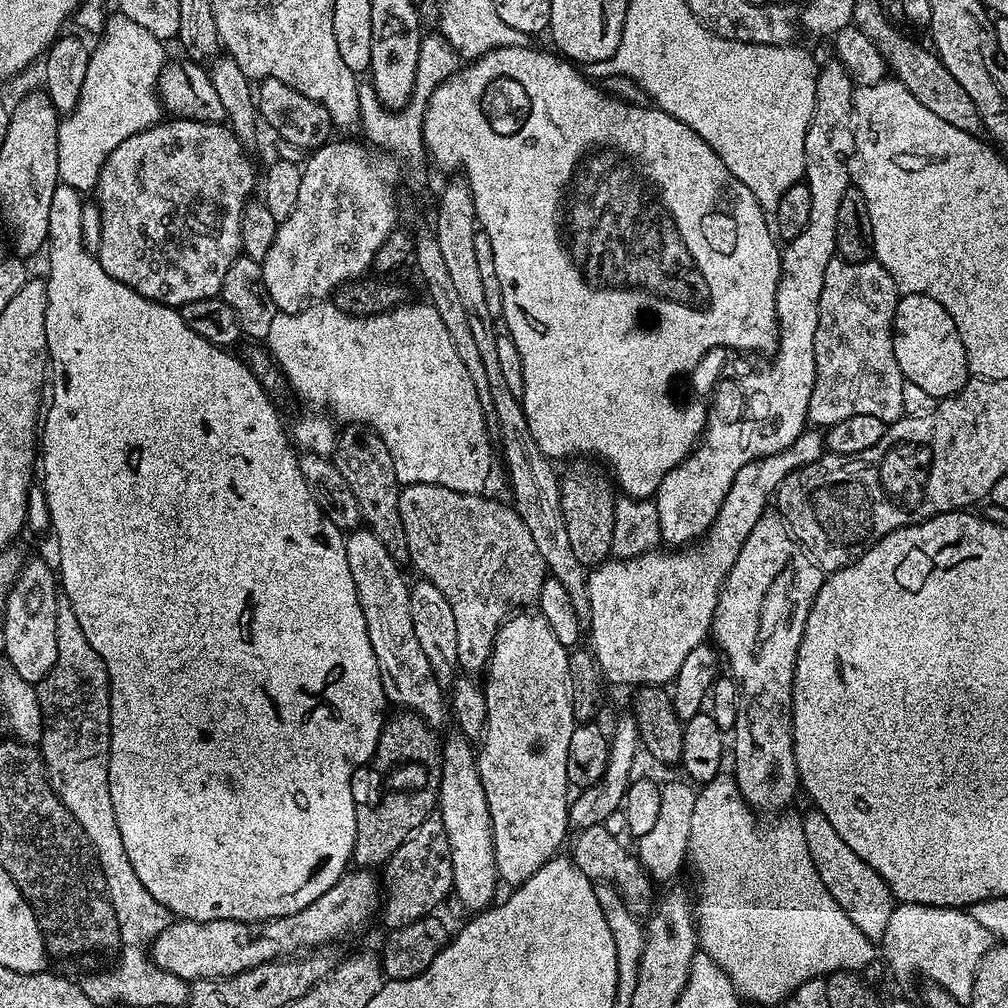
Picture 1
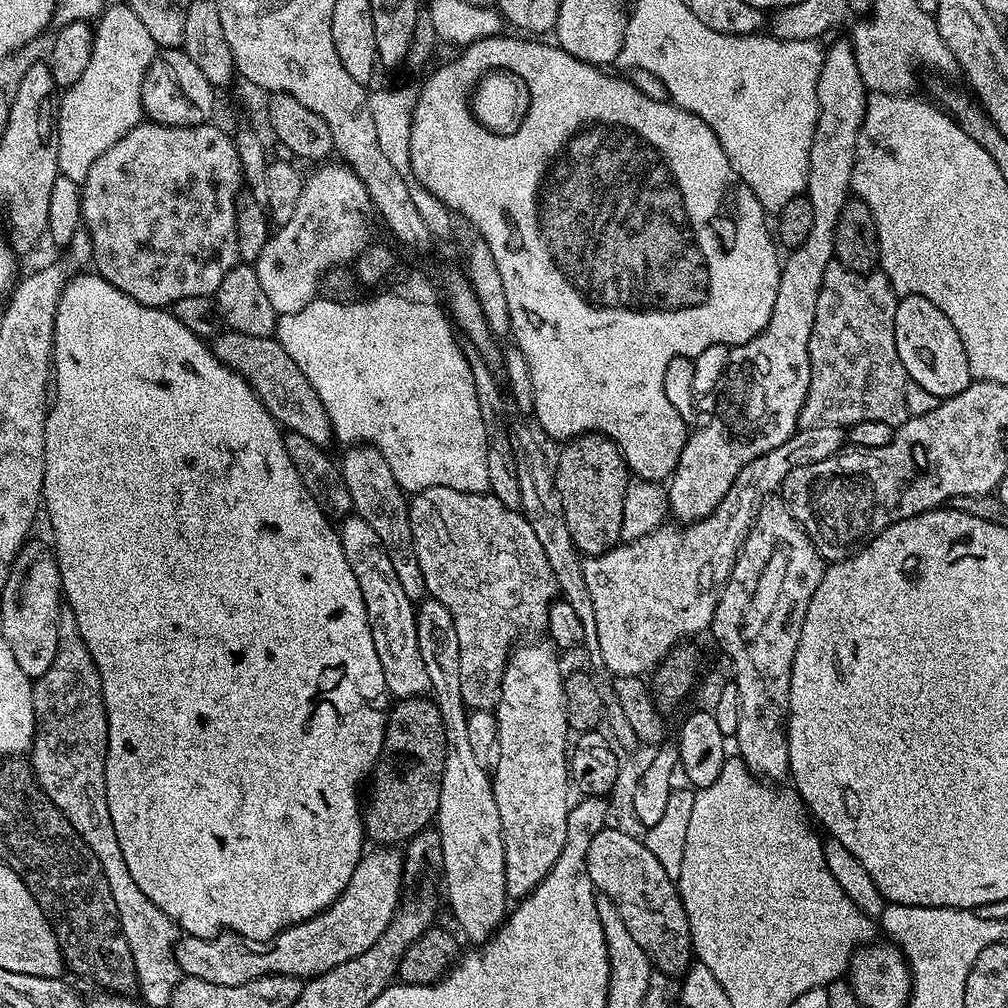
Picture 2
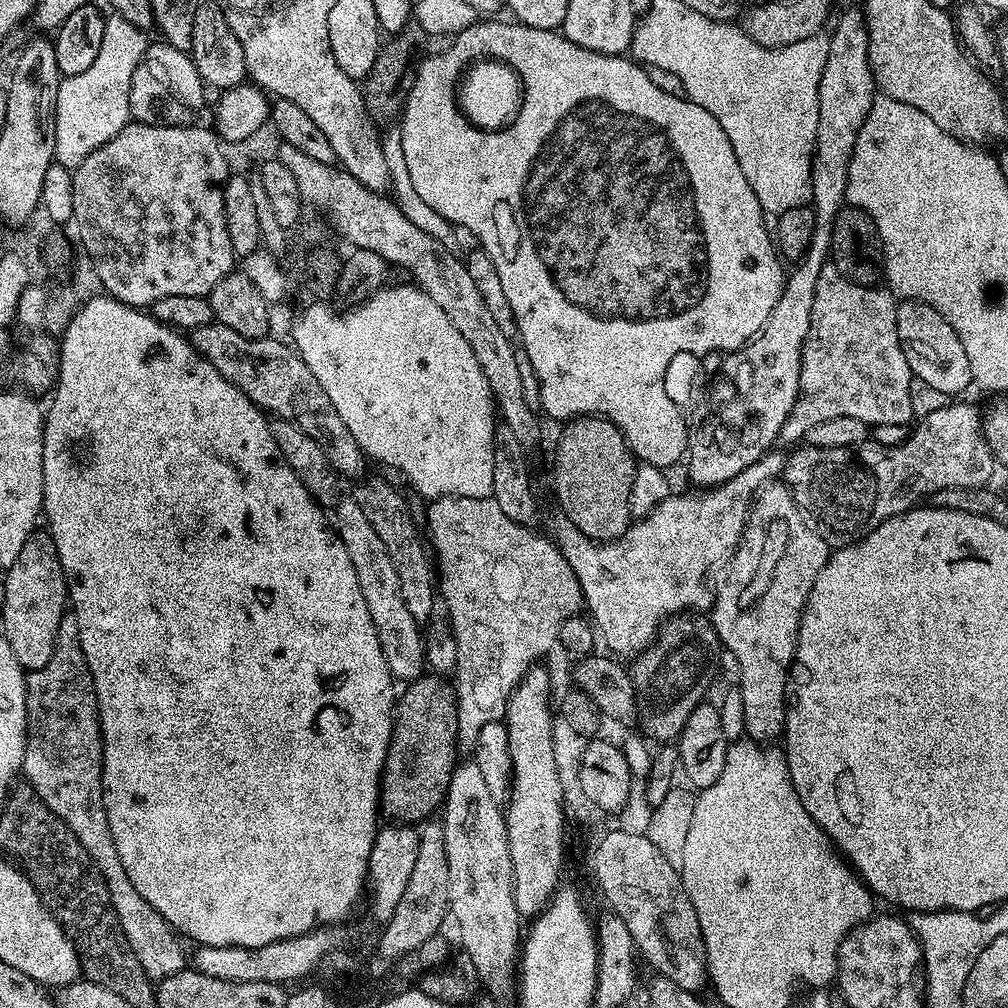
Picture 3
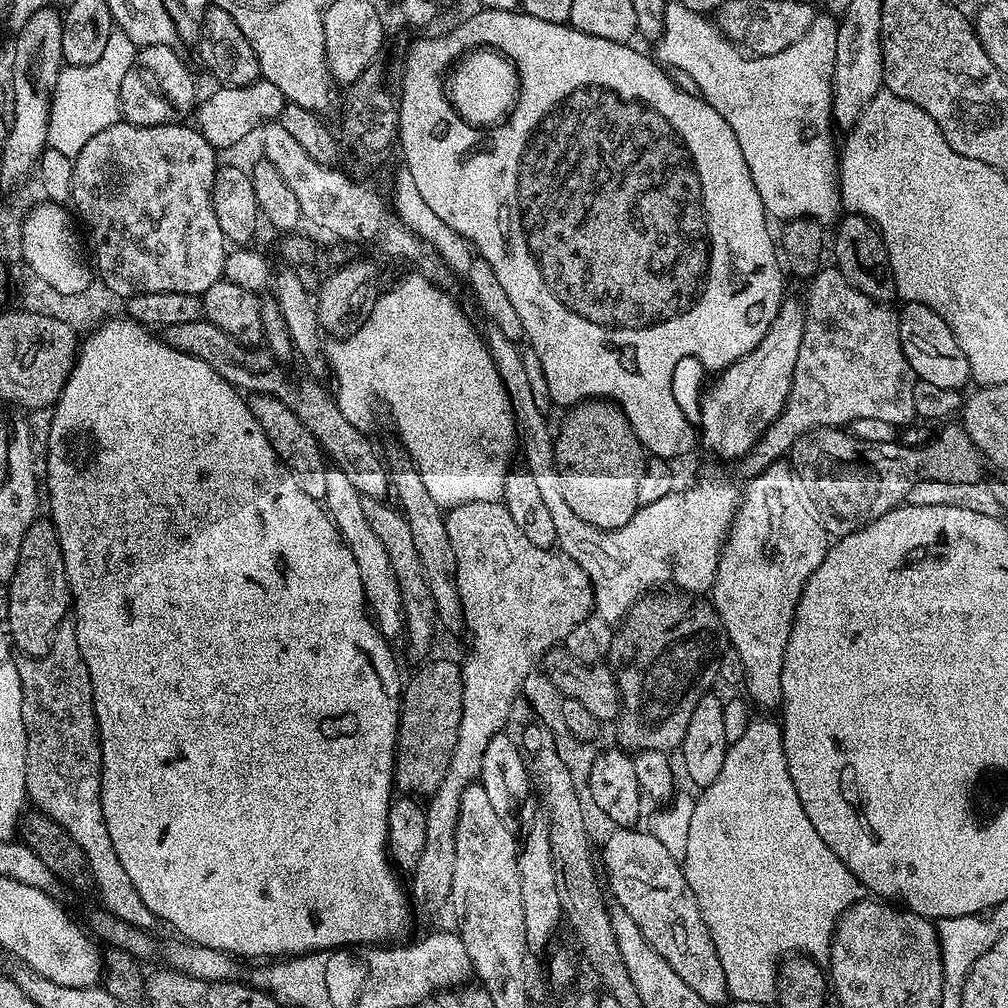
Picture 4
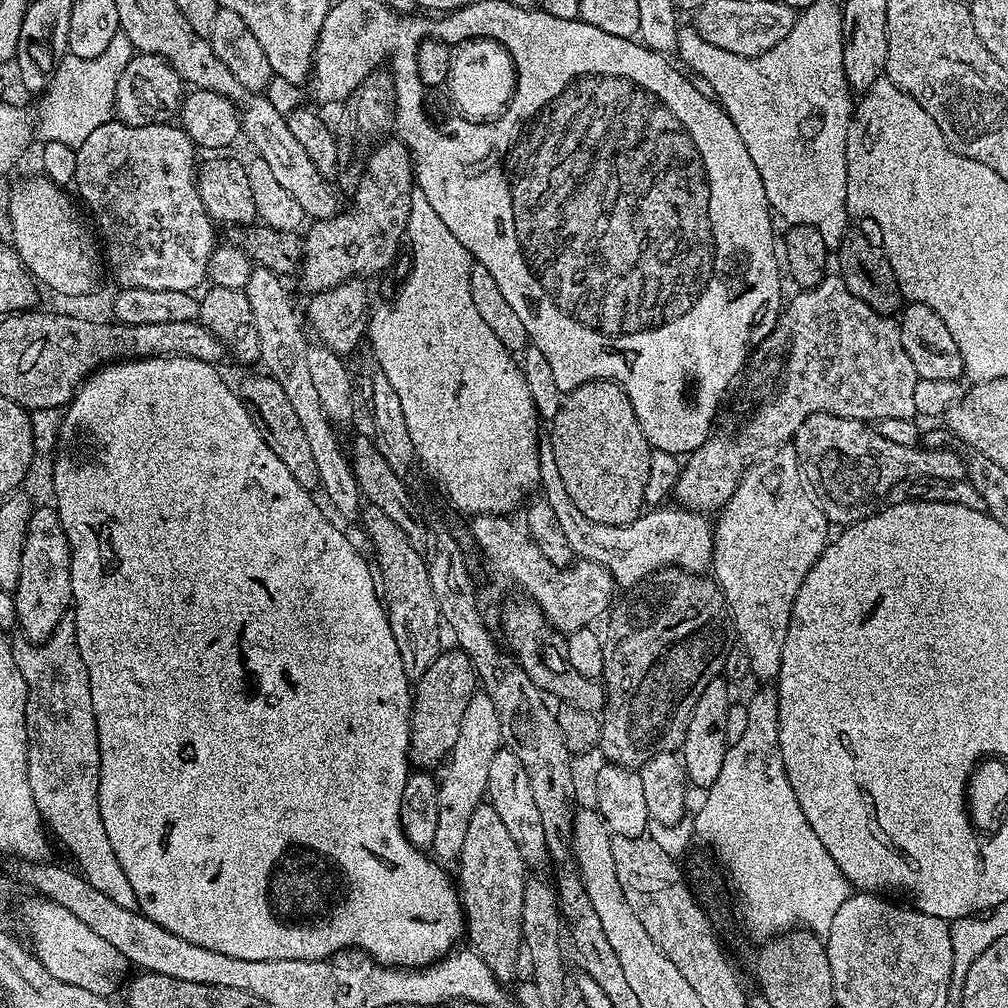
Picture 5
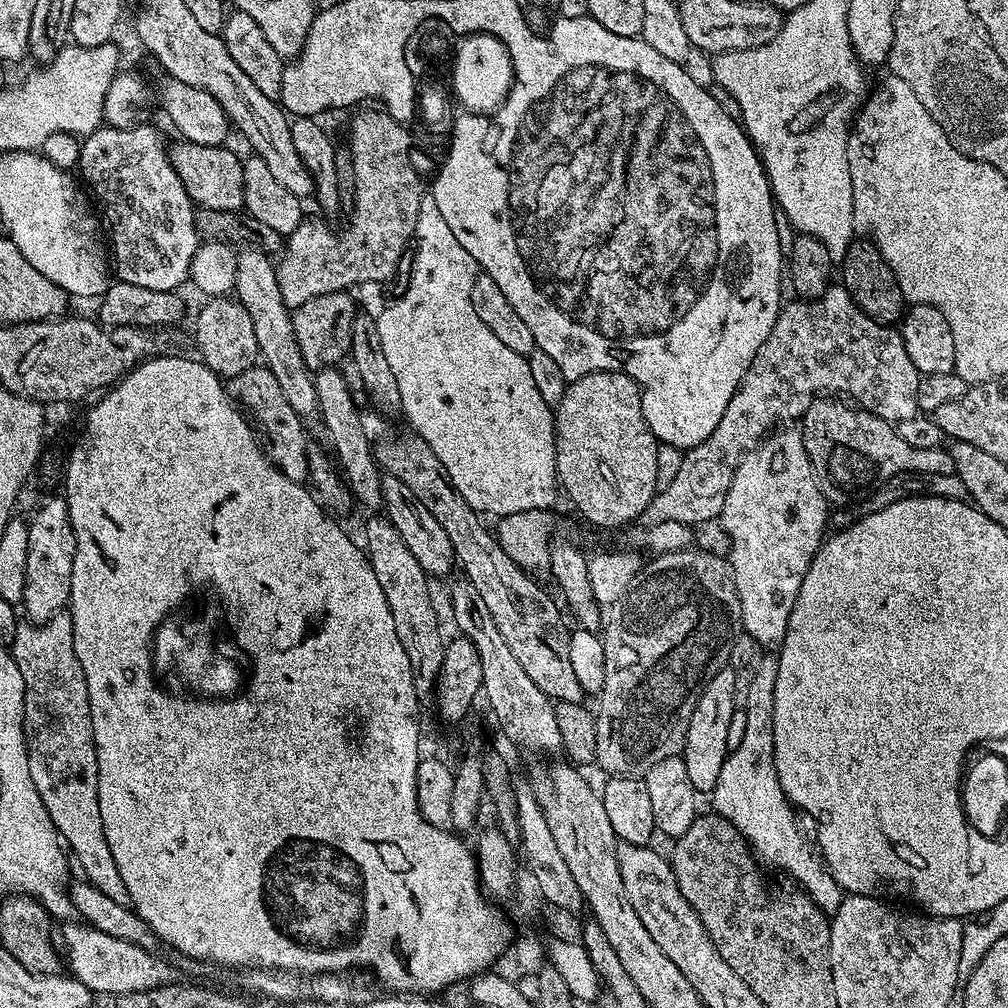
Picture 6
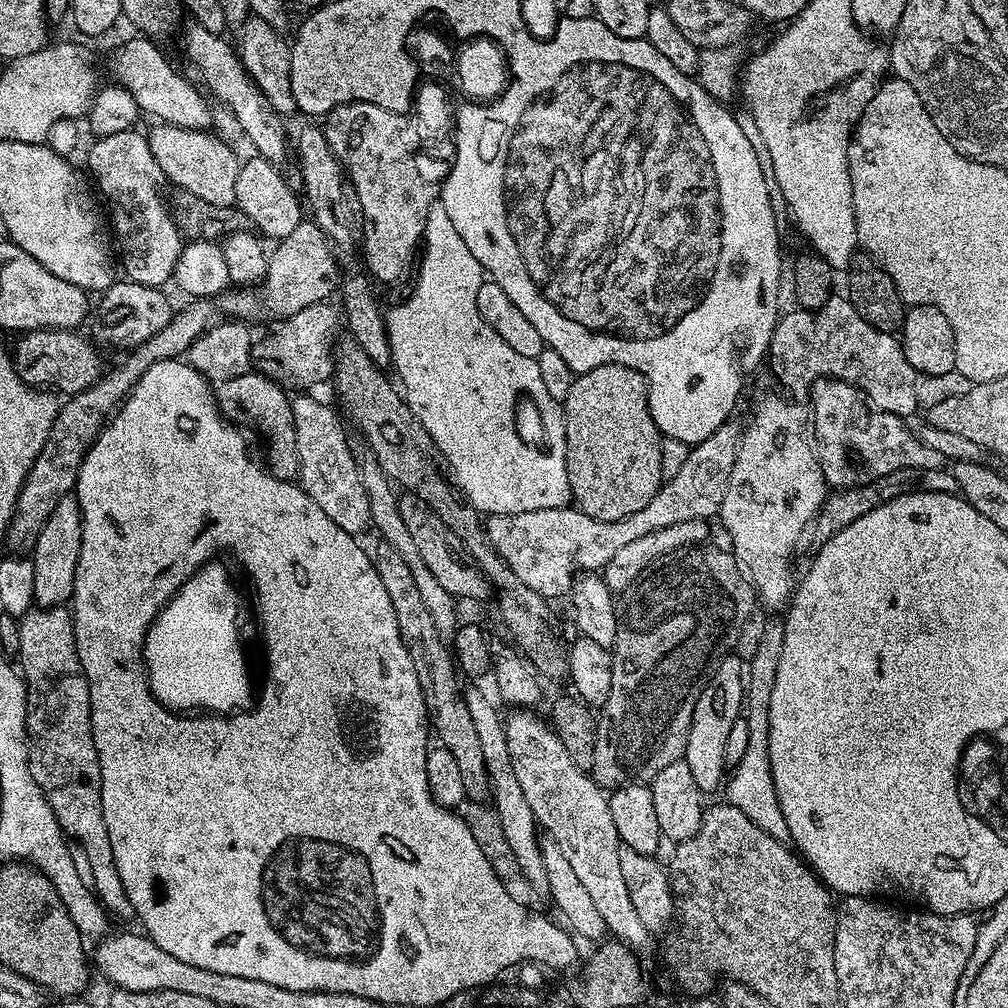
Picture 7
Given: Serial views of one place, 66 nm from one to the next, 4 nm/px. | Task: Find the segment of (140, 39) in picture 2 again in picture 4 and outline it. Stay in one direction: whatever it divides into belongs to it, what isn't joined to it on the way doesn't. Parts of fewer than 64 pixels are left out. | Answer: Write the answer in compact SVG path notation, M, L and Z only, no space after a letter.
M114 30L98 62L90 62L90 66L69 64L62 68L49 110L48 144L54 150L74 158L82 150L82 146L86 146L86 142L94 138L94 134L101 133L106 130L106 126L121 119L122 78L126 78L126 70L130 70L130 62L134 62L137 51L137 44L127 34Z

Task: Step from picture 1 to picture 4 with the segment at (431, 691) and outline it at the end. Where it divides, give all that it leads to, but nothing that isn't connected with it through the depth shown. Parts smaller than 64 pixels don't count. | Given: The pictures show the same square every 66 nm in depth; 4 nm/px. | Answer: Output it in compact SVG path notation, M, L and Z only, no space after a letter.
M335 466L329 467L326 474L326 498L322 502L328 515L342 534L346 546L350 546L350 554L354 554L354 562L358 562L358 572L362 574L364 599L368 601L368 611L376 622L376 628L385 640L396 642L404 636L404 611L402 596L398 590L398 578L392 569L390 558L386 558L386 546L378 539L378 534L370 527L370 521L362 510L364 497Z

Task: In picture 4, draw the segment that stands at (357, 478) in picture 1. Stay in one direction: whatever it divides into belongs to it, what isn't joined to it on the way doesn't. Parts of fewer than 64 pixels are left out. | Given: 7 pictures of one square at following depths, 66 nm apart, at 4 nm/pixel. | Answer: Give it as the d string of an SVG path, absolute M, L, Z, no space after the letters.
M365 496L362 502L362 510L366 514L366 519L370 521L370 527L374 534L378 534L378 539L382 546L386 546L386 558L390 558L394 574L398 578L398 590L402 596L402 610L404 611L404 636L408 640L408 652L414 659L423 661L428 651L432 648L432 639L436 636L438 629L438 617L436 615L436 600L430 594L430 586L426 586L426 574L422 570L422 558L418 558L418 550L414 546L414 534L410 534L410 526L406 522L404 513L400 511L395 503L387 499L376 500L373 496Z

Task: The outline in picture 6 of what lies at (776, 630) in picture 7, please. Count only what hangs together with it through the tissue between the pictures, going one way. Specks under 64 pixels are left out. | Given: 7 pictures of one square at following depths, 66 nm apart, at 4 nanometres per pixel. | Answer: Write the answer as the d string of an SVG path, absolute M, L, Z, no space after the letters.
M775 655L772 656L764 656L760 661L756 664L756 673L752 676L752 681L748 684L748 689L743 689L742 692L742 707L744 709L744 713L746 714L746 726L742 733L742 742L738 742L738 746L734 746L730 749L727 758L722 762L722 774L718 774L718 782L714 787L712 787L712 791L710 793L710 799L712 799L712 804L714 807L715 815L722 817L724 820L728 820L731 822L737 830L741 834L743 834L744 839L747 840L749 849L754 853L757 861L761 865L767 866L769 864L772 868L777 868L780 872L785 872L788 876L793 876L795 883L799 885L803 891L808 893L808 896L812 901L817 904L817 906L823 910L823 912L827 912L829 914L836 912L838 910L838 906L840 905L842 899L842 890L838 886L838 882L834 882L834 878L830 874L830 870L824 864L824 859L821 858L819 851L810 843L809 837L808 840L804 837L804 832L800 829L800 824L796 821L796 816L798 817L797 809L792 807L791 802L786 798L786 794L782 790L782 782L778 782L778 770L774 766L774 682L778 682L778 659Z

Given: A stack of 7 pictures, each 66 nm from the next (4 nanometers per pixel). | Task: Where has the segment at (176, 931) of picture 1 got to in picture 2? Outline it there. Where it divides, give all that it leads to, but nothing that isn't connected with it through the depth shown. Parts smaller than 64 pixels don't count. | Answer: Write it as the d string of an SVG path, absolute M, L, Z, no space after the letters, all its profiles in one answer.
M396 846L373 847L371 850L365 851L364 855L360 857L358 866L354 866L354 874L350 874L350 882L346 882L346 890L342 890L340 897L326 910L319 912L314 918L310 918L306 922L298 922L294 926L290 926L286 930L274 934L268 940L251 940L245 936L238 935L236 932L221 932L218 936L211 936L209 940L184 934L176 941L176 961L184 976L202 978L202 982L218 982L218 986L242 986L242 982L250 982L254 978L262 978L263 976L299 976L301 978L321 976L326 970L330 970L342 962L350 962L350 958L358 958L358 954L362 954L365 950L370 950L370 946L374 946L374 942L378 942L378 938L382 938L386 926L390 926L390 922L394 918L397 908L399 908L402 903L400 887L402 887L404 883L406 883L406 877L404 874L404 857L401 849Z

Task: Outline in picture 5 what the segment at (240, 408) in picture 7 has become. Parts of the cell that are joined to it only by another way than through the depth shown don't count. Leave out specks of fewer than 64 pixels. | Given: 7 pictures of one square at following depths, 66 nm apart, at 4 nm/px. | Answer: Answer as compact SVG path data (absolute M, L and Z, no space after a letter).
M267 374L260 376L248 376L241 384L238 384L238 395L248 408L248 413L252 416L252 421L258 426L266 446L278 454L278 459L286 465L286 470L298 478L298 482L309 490L320 488L320 478L318 476L318 465L314 462L314 453L310 450L310 442L306 438L305 431L302 430L302 422L298 422L298 414L294 414L294 409L286 399L286 393L274 378Z

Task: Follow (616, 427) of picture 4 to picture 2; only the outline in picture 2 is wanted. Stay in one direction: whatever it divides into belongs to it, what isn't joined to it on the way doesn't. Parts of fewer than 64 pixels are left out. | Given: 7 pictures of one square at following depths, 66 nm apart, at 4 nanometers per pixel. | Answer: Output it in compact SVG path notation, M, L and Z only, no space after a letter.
M585 432L563 445L560 461L555 461L557 492L561 498L566 529L576 551L585 557L601 556L621 543L622 498L630 483L628 463L620 448L609 436Z

